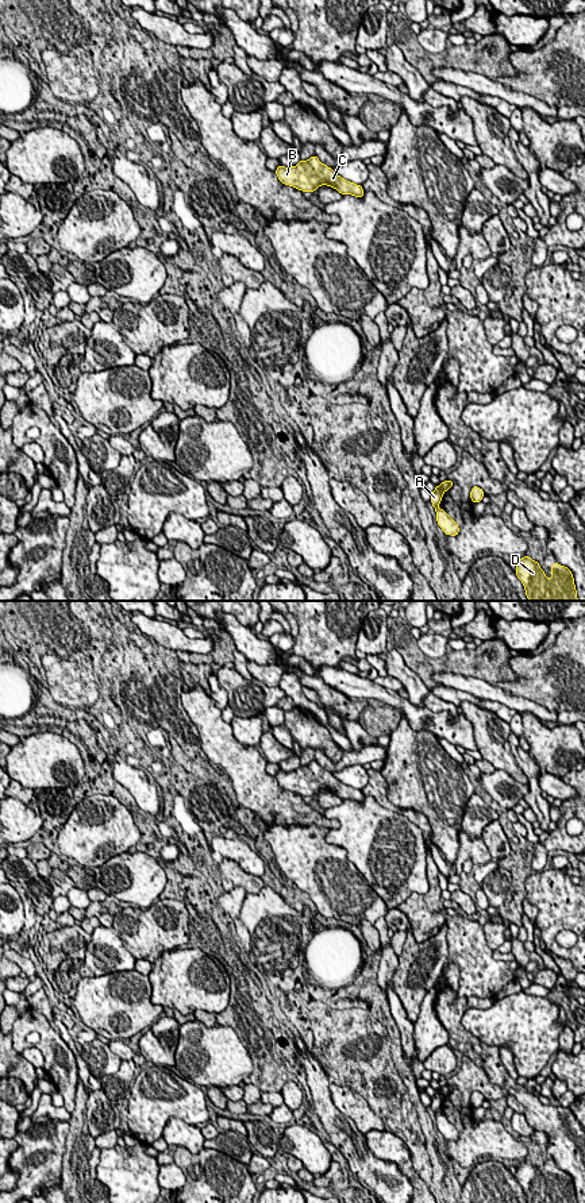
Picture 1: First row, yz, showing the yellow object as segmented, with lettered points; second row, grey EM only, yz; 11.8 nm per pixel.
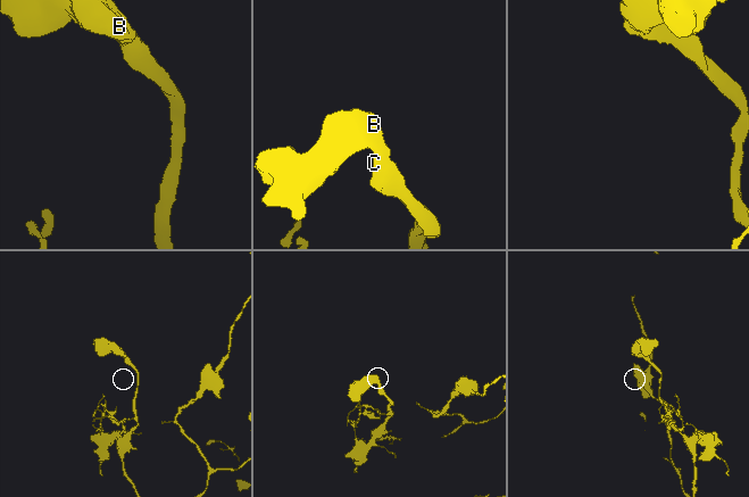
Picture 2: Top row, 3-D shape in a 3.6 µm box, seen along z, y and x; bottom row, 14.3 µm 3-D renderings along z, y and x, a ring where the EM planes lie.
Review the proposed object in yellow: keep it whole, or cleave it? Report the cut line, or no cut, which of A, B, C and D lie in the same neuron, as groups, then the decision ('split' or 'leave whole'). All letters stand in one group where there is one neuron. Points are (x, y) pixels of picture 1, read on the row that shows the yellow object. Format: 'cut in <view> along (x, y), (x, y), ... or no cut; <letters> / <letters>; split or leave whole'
cut in yz along (441, 484), (445, 490); A / B C D; split

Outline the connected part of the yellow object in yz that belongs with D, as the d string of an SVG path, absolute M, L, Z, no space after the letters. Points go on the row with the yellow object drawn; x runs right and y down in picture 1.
M523 556L516 563L516 575L522 581L528 601L578 601L573 572L559 563L551 564L551 579L539 562Z

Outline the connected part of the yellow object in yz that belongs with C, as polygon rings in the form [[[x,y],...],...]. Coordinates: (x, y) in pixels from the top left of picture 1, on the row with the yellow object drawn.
[[[316,155],[301,161],[292,167],[280,165],[276,174],[281,184],[293,186],[301,192],[315,192],[320,185],[332,186],[339,193],[363,197],[362,185],[350,182],[338,176],[331,167],[322,163]]]

